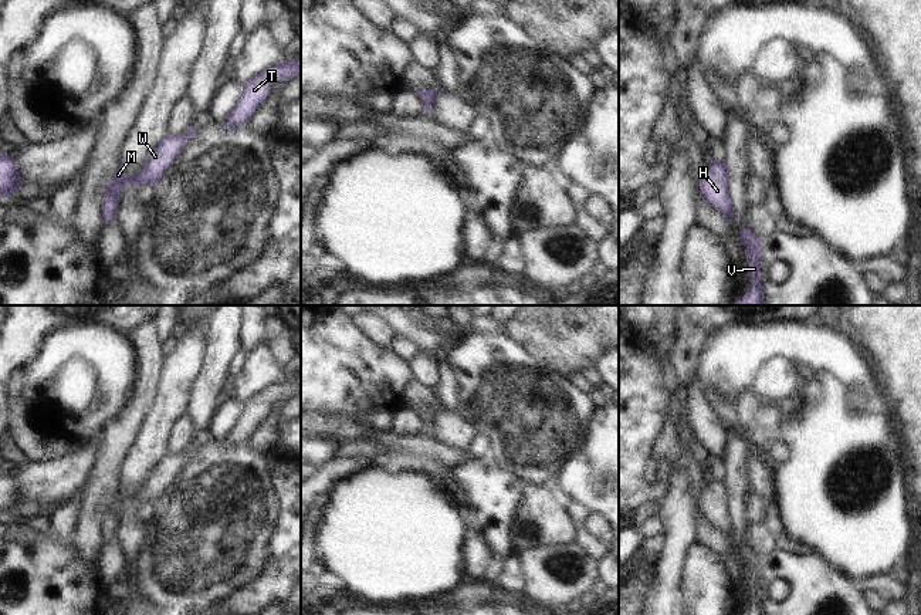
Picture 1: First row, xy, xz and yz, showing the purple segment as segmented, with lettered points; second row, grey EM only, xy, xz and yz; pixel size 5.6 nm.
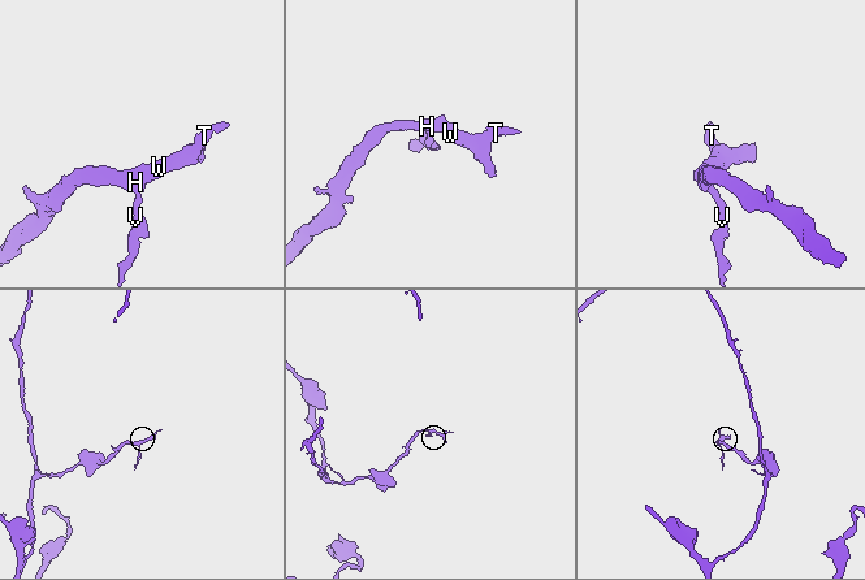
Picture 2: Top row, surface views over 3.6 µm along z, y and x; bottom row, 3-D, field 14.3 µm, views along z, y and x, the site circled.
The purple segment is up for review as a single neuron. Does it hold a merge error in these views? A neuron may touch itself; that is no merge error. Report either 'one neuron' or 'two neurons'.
one neuron

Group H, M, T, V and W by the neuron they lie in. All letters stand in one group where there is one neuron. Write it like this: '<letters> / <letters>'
H M T V W

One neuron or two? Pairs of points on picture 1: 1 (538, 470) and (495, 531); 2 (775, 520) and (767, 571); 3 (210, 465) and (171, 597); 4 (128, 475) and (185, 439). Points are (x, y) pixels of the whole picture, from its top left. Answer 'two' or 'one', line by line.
1: two
2: two
3: one
4: two

